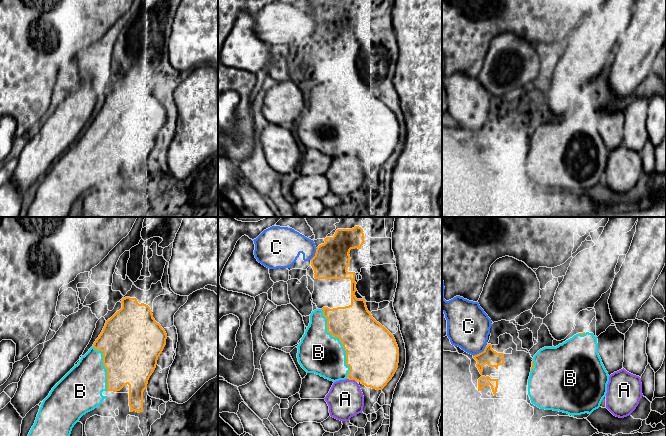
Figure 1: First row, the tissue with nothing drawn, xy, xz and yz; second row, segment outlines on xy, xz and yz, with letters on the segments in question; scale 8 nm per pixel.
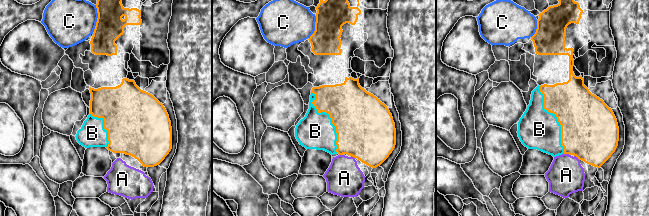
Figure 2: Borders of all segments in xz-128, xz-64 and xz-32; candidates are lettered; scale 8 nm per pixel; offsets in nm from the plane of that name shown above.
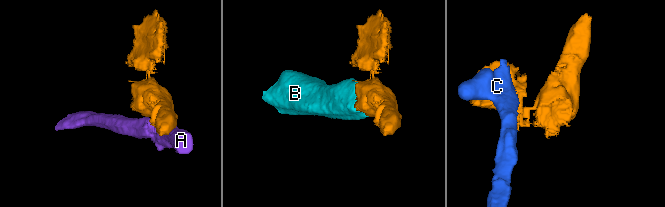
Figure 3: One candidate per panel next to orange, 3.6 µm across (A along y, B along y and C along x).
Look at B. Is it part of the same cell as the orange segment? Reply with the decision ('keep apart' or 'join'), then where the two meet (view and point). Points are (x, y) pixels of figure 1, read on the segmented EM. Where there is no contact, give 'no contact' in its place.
join; contact xz (340, 341)

